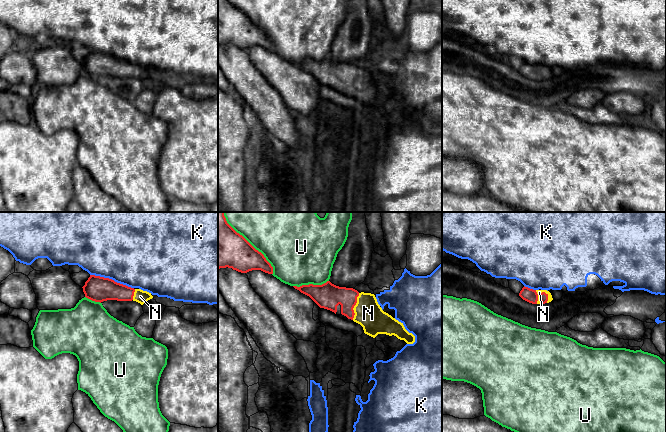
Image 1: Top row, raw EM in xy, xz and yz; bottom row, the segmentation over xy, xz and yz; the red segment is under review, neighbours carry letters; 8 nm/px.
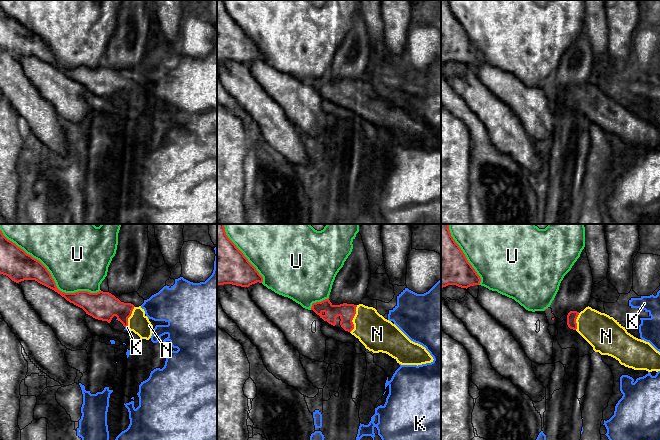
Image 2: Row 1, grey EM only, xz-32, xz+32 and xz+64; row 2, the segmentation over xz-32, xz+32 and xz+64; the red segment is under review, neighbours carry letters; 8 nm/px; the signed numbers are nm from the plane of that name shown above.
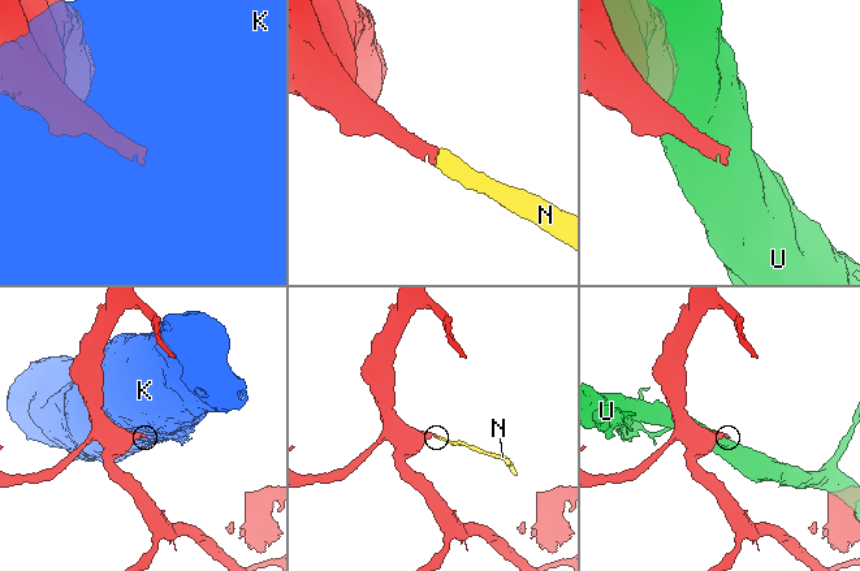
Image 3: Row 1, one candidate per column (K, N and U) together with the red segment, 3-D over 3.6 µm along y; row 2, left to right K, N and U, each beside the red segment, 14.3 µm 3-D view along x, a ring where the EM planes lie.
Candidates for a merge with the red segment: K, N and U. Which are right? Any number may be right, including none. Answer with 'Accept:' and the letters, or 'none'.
Accept: N

